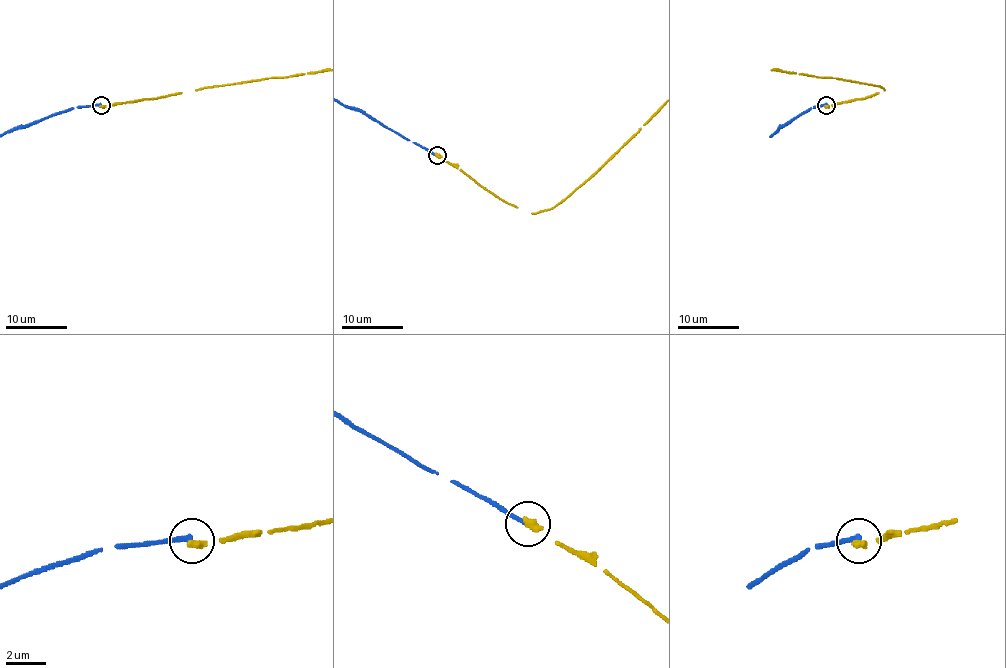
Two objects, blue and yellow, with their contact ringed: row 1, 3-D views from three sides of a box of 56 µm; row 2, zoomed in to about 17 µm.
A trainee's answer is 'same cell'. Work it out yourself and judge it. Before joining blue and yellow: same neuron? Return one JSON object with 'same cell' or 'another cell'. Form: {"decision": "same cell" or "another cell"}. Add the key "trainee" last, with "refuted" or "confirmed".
{"decision": "another cell", "trainee": "refuted"}

